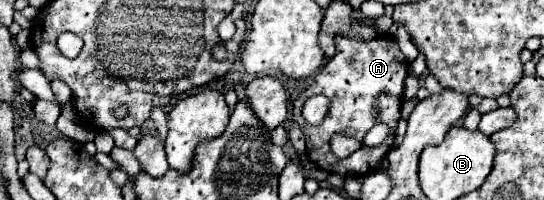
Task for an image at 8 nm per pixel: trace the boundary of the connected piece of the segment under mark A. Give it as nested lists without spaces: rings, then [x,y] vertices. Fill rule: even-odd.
[[[336,37],[336,55],[320,69],[320,73],[314,77],[314,83],[302,91],[300,99],[294,101],[294,117],[292,121],[300,125],[300,129],[306,135],[306,151],[310,161],[328,173],[338,173],[342,177],[354,175],[364,177],[378,169],[378,163],[384,159],[384,155],[390,151],[390,145],[394,143],[394,129],[400,119],[400,105],[402,105],[402,91],[404,91],[404,79],[408,75],[408,61],[400,53],[398,43],[390,37],[376,37],[372,41],[358,41],[348,37]],[[312,95],[326,95],[330,99],[330,113],[324,119],[322,125],[314,127],[304,123],[302,117],[302,105]],[[372,107],[378,107],[380,115],[372,117]],[[386,123],[390,127],[388,137],[378,147],[366,147],[362,145],[356,153],[352,153],[346,159],[336,159],[330,153],[330,137],[334,133],[356,137],[358,141],[364,141],[364,135],[376,125]]]

